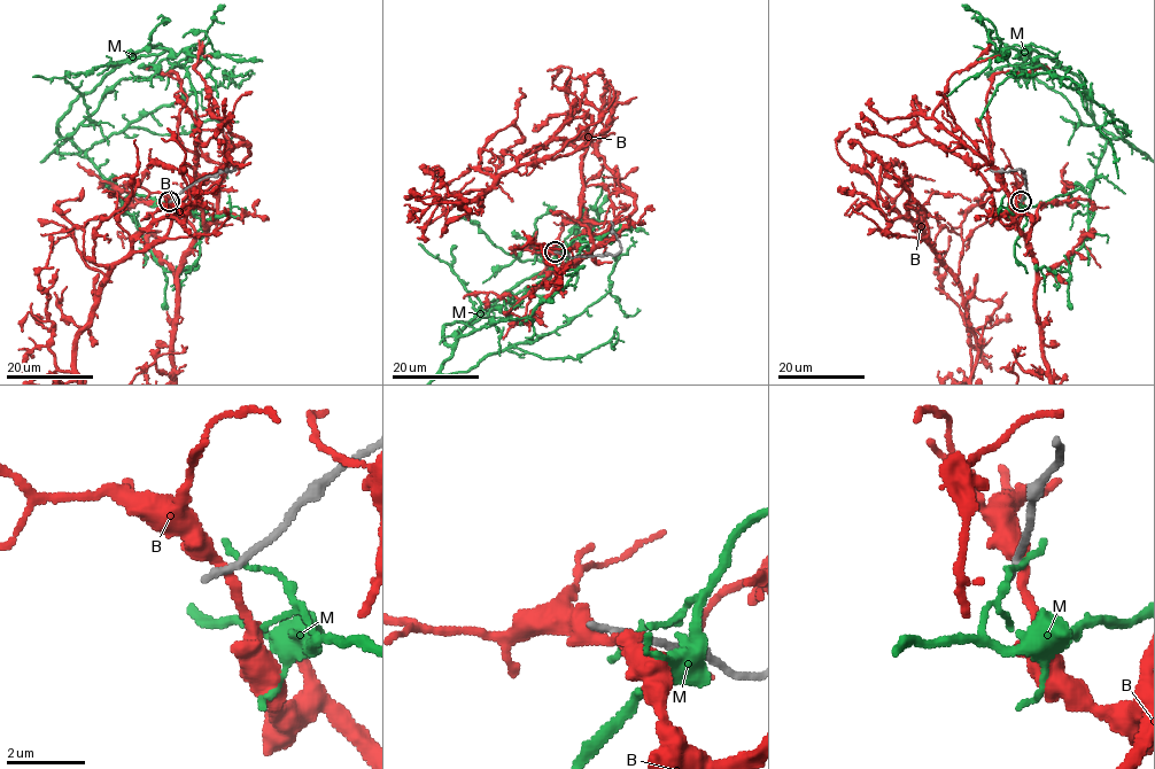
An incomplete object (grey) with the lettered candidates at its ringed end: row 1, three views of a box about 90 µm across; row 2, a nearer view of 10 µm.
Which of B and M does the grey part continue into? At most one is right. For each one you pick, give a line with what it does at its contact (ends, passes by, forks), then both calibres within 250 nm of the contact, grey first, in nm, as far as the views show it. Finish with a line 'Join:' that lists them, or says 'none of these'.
Join: none of these

